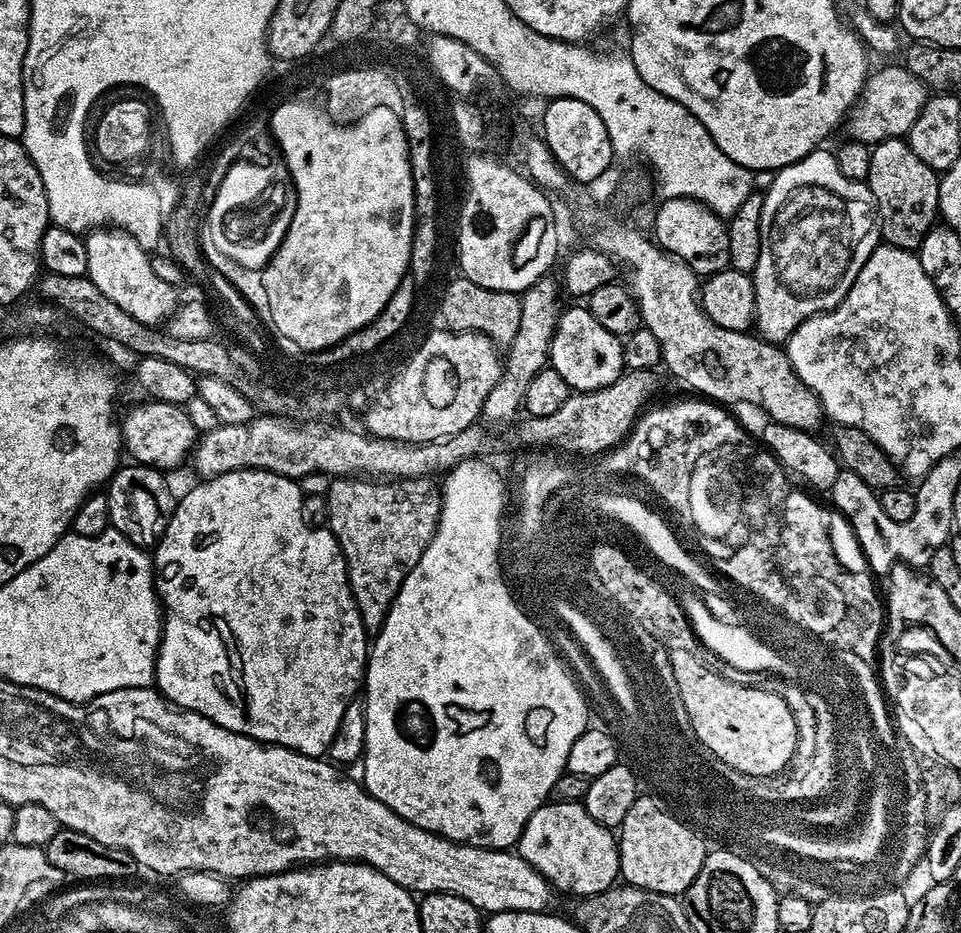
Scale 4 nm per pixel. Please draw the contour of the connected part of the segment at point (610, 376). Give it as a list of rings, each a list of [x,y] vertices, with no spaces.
[[[566,307],[559,313],[556,332],[549,346],[548,359],[550,367],[562,374],[572,392],[593,392],[599,388],[610,386],[624,375],[624,349],[621,337],[610,334],[606,326],[598,323],[598,318],[588,312],[587,307]]]

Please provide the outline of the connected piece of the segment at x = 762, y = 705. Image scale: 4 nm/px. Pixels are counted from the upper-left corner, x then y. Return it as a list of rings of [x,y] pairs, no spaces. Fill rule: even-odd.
[[[681,648],[671,649],[670,652],[675,681],[678,691],[682,694],[682,706],[686,706],[686,714],[694,726],[694,734],[707,748],[726,766],[734,766],[734,770],[742,770],[742,774],[772,776],[783,772],[789,767],[796,745],[796,727],[794,714],[790,714],[790,706],[778,694],[761,688],[751,688],[730,682],[719,671],[707,668],[696,654]]]

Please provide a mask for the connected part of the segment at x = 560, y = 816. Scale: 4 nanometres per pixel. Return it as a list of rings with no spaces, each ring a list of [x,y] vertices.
[[[546,802],[526,822],[518,855],[546,877],[557,893],[569,892],[572,898],[598,896],[617,883],[620,876],[618,840],[590,814],[580,802]]]

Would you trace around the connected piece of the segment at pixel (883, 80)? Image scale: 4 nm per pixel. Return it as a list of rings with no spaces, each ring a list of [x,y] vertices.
[[[888,62],[885,64],[888,64],[885,66],[885,68],[880,68],[871,73],[868,77],[868,81],[864,84],[864,90],[859,100],[856,101],[856,105],[849,110],[847,117],[846,117],[846,129],[848,128],[848,133],[846,133],[847,139],[849,140],[857,140],[858,142],[862,142],[863,144],[867,144],[869,146],[875,146],[877,144],[881,144],[883,140],[894,140],[897,138],[904,138],[907,137],[908,132],[910,129],[914,126],[914,122],[918,122],[918,114],[922,114],[922,106],[929,98],[930,95],[930,89],[926,87],[923,82],[918,79],[912,71],[910,71],[906,66],[901,66],[899,63],[896,64],[890,64],[894,62]]]

